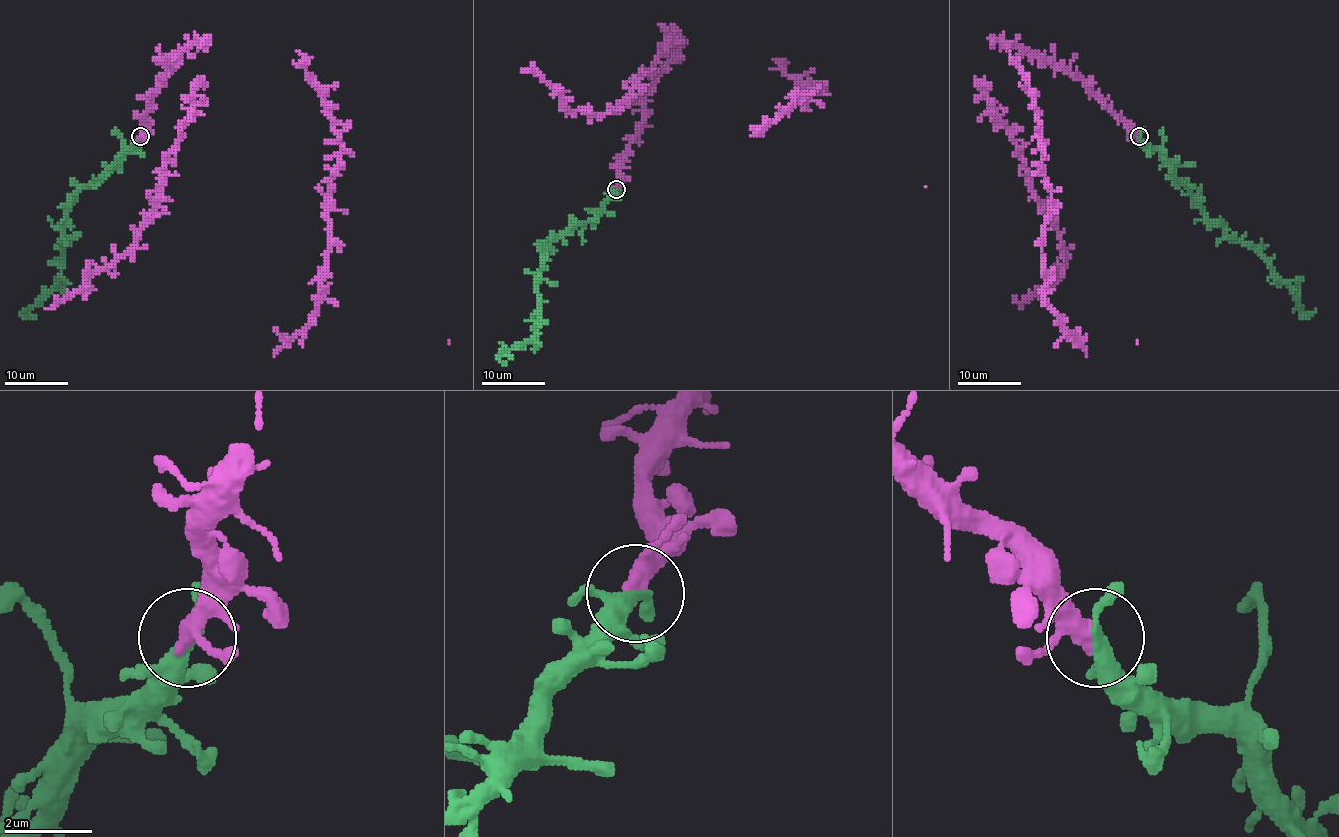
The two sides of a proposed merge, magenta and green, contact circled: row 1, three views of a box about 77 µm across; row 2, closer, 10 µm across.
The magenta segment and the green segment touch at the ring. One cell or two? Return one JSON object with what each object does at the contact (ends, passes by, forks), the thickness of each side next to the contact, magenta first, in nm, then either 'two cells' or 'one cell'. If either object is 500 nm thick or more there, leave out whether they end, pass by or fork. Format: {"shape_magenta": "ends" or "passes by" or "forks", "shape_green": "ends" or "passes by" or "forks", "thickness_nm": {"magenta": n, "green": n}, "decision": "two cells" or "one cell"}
{"shape_magenta": "passes by", "shape_green": "forks", "thickness_nm": {"magenta": 340, "green": 260}, "decision": "one cell"}

